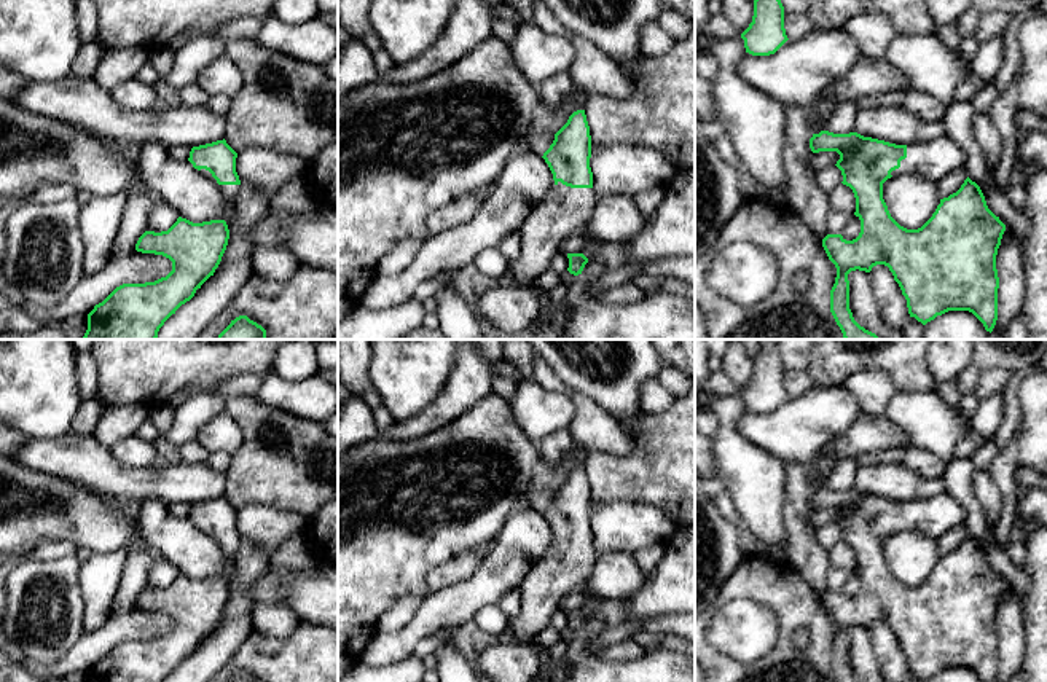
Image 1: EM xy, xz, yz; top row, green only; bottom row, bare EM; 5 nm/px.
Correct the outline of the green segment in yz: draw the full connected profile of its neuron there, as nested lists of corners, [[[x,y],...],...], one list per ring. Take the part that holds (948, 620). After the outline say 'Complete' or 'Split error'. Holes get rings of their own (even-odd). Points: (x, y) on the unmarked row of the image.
[[[821,488],[810,496],[810,505],[813,510],[840,512],[835,523],[841,527],[841,540],[854,550],[854,572],[861,577],[861,590],[853,598],[846,598],[841,591],[827,591],[822,596],[822,604],[837,625],[830,647],[830,669],[837,682],[859,682],[849,666],[848,631],[856,626],[870,629],[876,621],[889,625],[907,657],[910,674],[923,682],[948,668],[969,668],[983,682],[996,682],[999,645],[996,612],[1006,582],[988,566],[980,543],[967,534],[956,550],[940,556],[932,574],[918,586],[900,583],[883,556],[883,540],[894,532],[916,531],[937,540],[950,529],[964,524],[967,512],[963,502],[947,492],[896,502],[857,489]]]. Split error

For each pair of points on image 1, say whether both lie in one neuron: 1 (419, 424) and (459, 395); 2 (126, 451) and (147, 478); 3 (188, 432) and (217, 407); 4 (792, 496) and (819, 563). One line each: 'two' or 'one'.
1: one
2: two
3: one
4: one

